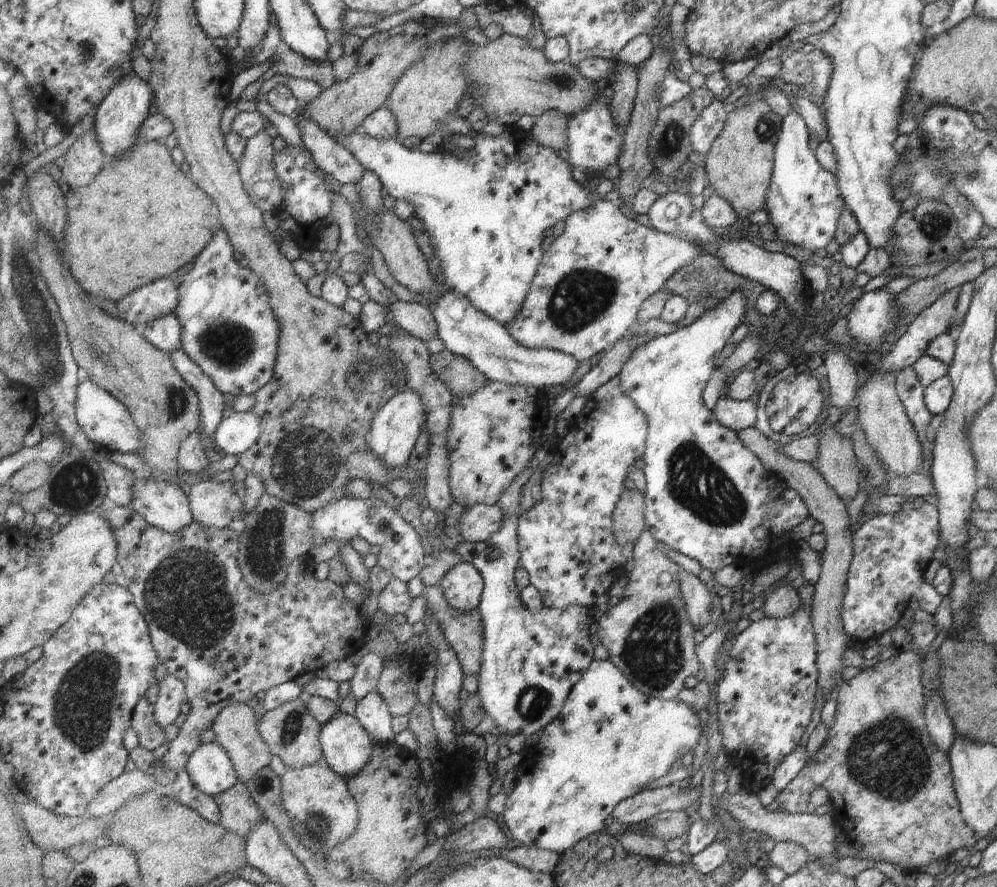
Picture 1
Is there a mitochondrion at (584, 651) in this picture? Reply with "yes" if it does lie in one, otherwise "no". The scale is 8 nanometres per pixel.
no

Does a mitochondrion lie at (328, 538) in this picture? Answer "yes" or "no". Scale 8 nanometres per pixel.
no

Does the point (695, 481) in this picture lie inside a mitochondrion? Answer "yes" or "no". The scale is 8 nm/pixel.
yes

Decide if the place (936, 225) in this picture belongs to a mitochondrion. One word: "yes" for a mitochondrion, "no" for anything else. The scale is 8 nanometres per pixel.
yes

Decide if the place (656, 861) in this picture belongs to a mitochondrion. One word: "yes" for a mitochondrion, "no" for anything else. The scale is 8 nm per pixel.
no

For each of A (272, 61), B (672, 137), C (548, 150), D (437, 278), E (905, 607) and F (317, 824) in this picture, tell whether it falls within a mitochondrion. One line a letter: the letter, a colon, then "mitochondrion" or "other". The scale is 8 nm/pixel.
A: other
B: mitochondrion
C: other
D: other
E: other
F: mitochondrion

